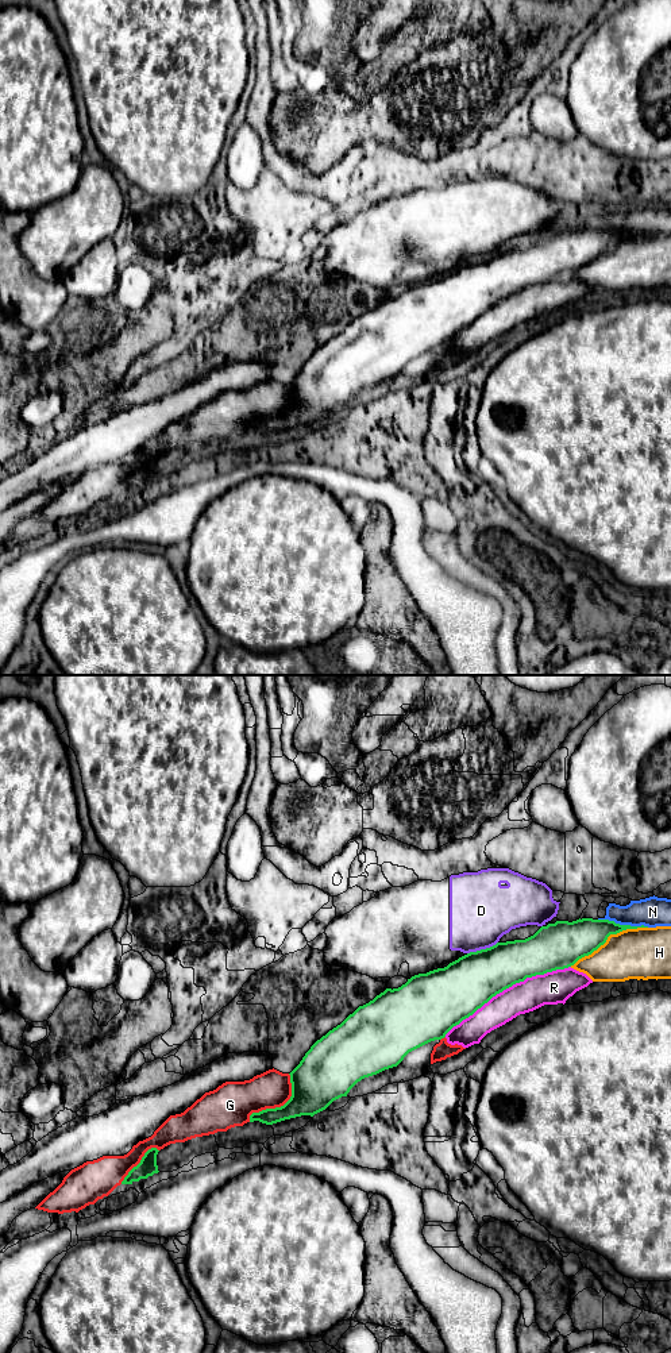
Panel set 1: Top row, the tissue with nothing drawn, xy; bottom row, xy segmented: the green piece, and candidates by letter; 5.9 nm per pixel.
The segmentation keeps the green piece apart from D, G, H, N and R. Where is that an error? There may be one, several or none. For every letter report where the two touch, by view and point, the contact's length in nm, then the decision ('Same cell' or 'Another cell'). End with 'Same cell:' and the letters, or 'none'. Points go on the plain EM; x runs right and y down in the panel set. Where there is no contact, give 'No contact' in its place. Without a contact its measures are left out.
D: Touches green at xy (482, 258). Shared border 200 nm. Another cell
G: Touches green at xy (278, 416). Shared border 380 nm. Another cell
H: Touches green at xy (608, 245). Shared border 500 nm. Another cell
N: Touches green at xy (624, 234). Shared border 300 nm. Another cell
R: Touches green at xy (506, 296). Shared border 850 nm. Another cell
Same cell: none

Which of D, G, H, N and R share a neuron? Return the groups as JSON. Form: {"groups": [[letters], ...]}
{"groups": [["D"], ["G"], ["H"], ["N"], ["R"]]}

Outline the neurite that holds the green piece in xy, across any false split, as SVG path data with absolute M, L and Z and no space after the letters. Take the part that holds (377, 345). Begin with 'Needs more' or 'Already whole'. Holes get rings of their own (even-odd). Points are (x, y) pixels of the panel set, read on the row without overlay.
Already whole. M593 227L556 230L541 235L525 248L497 251L490 257L470 261L444 277L414 284L398 297L386 297L311 355L289 382L292 405L284 415L252 421L250 431L273 433L301 424L313 425L333 409L347 405L362 388L397 375L409 361L444 347L454 335L504 298L527 286L568 277L603 254L610 243L637 236L648 235Z

